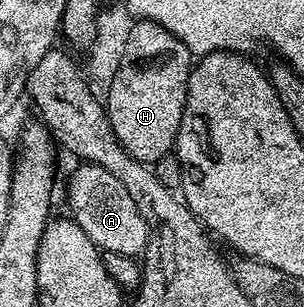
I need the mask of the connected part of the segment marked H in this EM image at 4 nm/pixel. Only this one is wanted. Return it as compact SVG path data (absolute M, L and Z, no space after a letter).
M145 20L133 23L120 68L117 69L115 79L112 80L104 105L108 120L112 124L112 132L116 132L116 140L120 140L122 147L136 161L153 164L175 149L191 69L190 49L179 38L172 36L172 32L168 32L168 28Z

